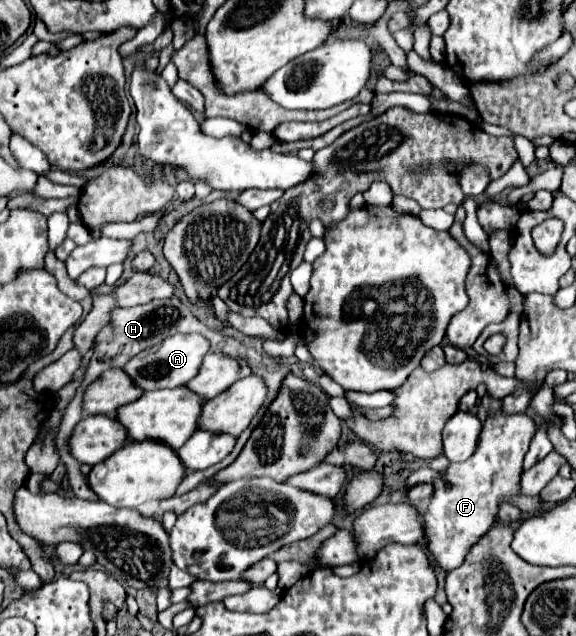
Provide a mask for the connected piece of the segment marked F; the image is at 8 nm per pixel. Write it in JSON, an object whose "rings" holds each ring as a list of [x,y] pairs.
{"rings":[[[492,410],[482,426],[482,438],[476,452],[466,462],[450,464],[442,476],[432,480],[434,494],[424,512],[424,538],[440,568],[454,570],[464,562],[468,548],[496,522],[502,502],[514,504],[528,516],[542,512],[544,500],[540,500],[540,496],[524,496],[520,492],[522,462],[536,430],[534,420],[526,412],[508,414],[504,410]]]}

